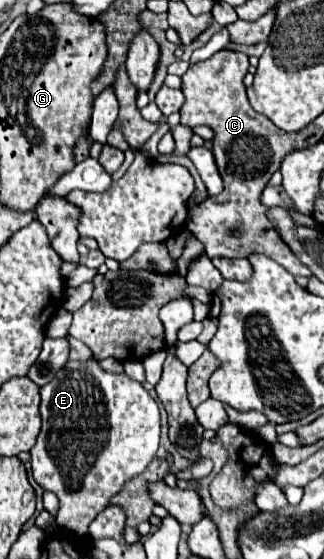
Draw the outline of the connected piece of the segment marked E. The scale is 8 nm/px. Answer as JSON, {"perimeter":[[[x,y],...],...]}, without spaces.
{"perimeter":[[[68,360],[60,372],[50,380],[50,384],[40,388],[40,418],[42,430],[34,448],[32,458],[32,478],[44,488],[58,496],[60,510],[56,524],[72,534],[88,536],[88,526],[100,514],[108,500],[120,492],[126,480],[144,472],[148,462],[156,456],[160,442],[160,410],[156,400],[142,388],[140,382],[128,378],[124,372],[106,372],[100,368],[98,360]]]}

